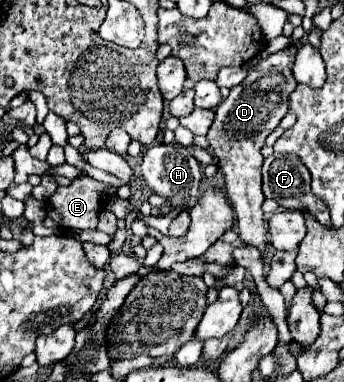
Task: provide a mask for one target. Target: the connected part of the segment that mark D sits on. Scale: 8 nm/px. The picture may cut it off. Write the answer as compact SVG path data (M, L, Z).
M291 44L265 58L257 54L253 58L255 64L247 70L245 80L233 86L229 96L215 108L215 120L207 132L211 148L219 158L219 170L223 174L227 200L237 214L239 236L247 246L255 246L257 250L261 250L263 256L267 256L267 230L261 210L261 204L265 200L261 190L261 148L265 144L265 138L277 128L277 124L289 110L287 100L297 86L293 76L297 50L299 46Z

